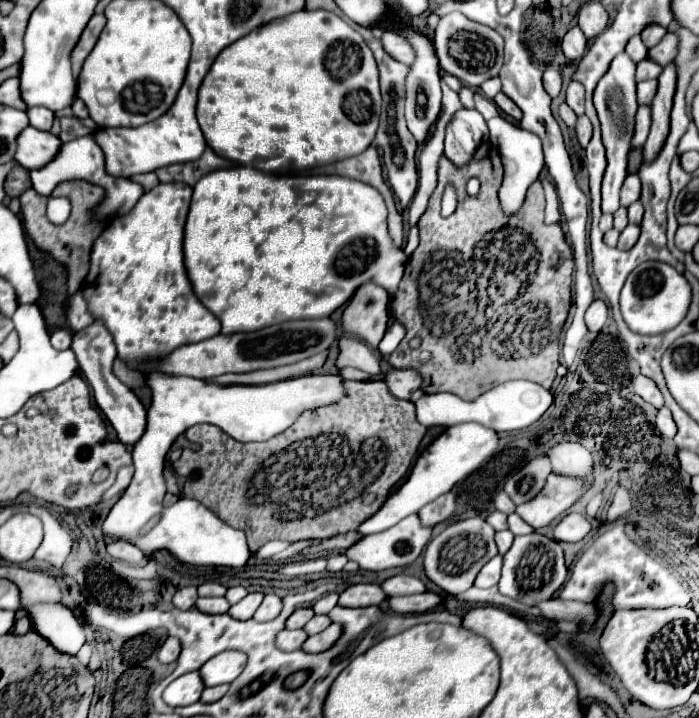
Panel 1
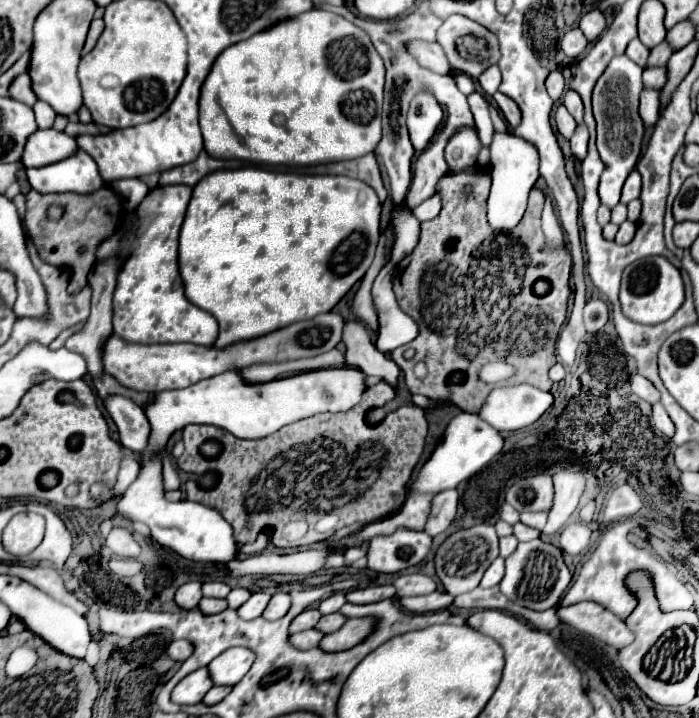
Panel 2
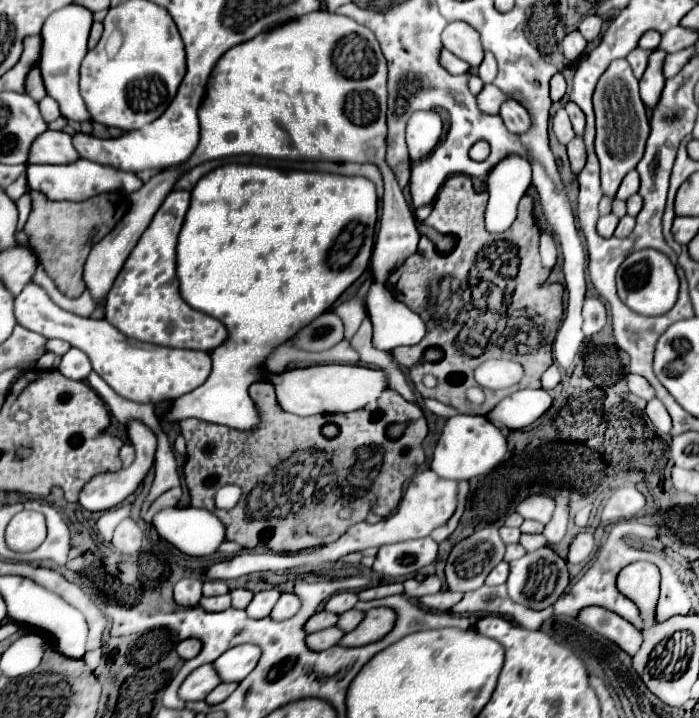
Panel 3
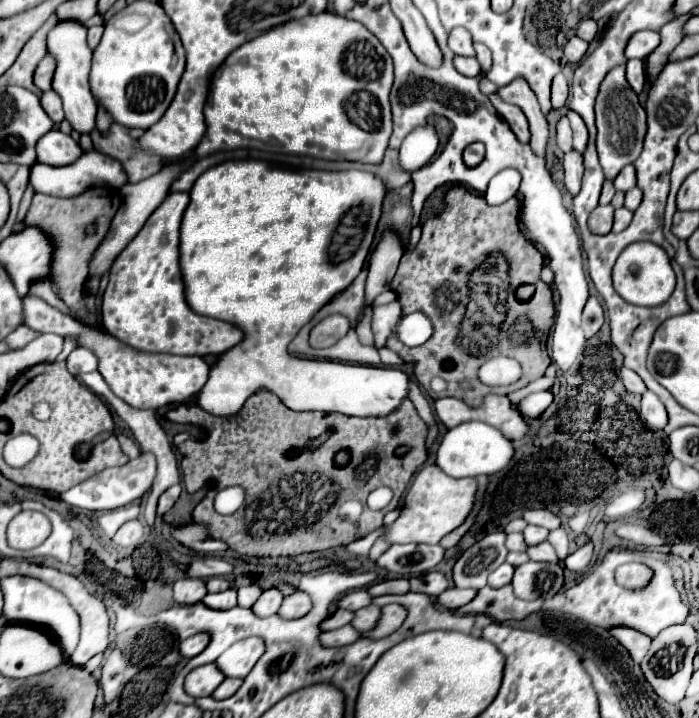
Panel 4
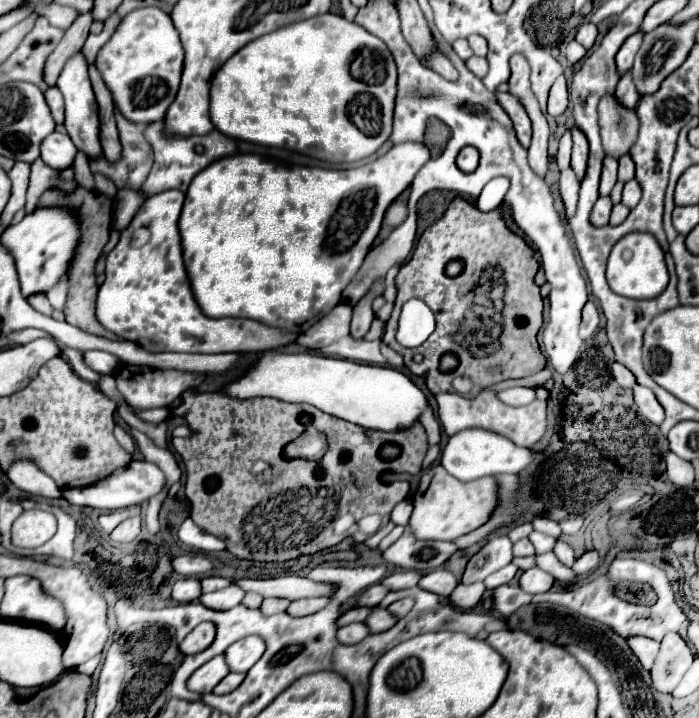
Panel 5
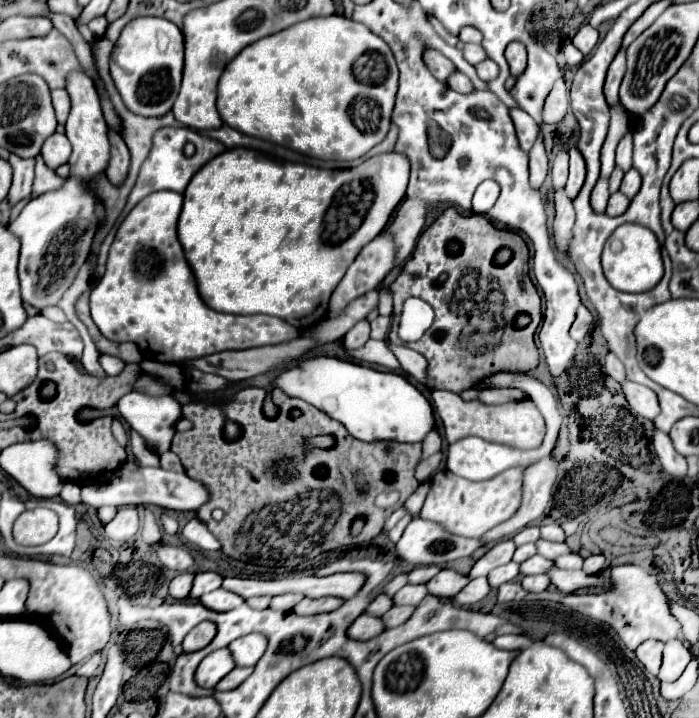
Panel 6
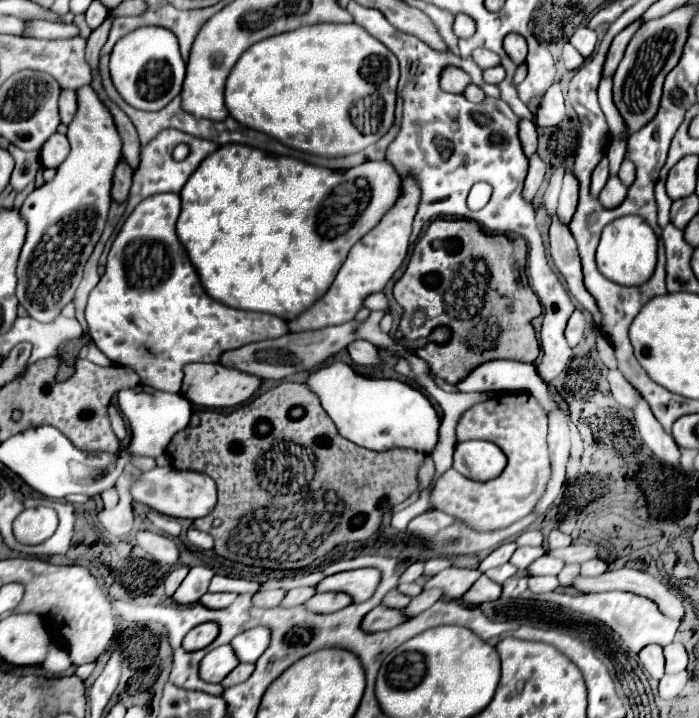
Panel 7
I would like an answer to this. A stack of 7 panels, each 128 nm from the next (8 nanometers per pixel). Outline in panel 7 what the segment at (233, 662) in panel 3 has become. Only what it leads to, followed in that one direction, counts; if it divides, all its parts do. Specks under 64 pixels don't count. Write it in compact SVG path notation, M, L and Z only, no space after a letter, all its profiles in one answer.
M264 626L252 628L252 630L242 632L240 636L236 636L230 644L232 644L232 648L234 648L240 662L254 664L264 654L264 650L268 648L270 632Z

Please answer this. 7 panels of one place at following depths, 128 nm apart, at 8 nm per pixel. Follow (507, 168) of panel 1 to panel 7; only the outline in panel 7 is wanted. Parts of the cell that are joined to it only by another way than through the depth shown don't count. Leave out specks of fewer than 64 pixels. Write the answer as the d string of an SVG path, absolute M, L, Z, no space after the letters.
M486 182L474 184L470 194L468 194L468 208L472 208L472 210L484 208L488 204L490 196L492 196L492 186L490 184L486 184Z

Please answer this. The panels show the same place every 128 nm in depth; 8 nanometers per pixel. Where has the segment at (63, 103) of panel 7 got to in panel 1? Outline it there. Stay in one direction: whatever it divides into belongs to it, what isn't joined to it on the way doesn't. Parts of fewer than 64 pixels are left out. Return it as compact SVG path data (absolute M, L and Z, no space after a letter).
M30 108L28 110L28 118L30 118L30 126L48 132L52 128L54 112L48 110L48 108Z

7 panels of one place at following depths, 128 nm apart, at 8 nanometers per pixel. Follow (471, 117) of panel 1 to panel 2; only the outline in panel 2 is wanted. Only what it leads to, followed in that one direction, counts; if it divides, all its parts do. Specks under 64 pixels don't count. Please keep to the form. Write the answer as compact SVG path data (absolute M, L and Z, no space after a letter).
M474 126L458 128L456 134L448 140L446 150L444 150L448 170L452 174L458 174L464 168L474 166L480 150L482 150L482 142L480 142L478 130Z

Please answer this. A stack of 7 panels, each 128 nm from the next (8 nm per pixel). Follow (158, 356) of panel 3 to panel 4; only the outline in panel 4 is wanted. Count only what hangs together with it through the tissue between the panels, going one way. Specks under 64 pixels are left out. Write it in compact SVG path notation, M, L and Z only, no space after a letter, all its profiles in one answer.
M26 294L22 298L24 308L24 324L34 328L40 334L58 334L62 338L72 338L78 346L92 350L98 358L98 372L110 386L110 390L122 398L124 402L132 404L134 408L162 408L166 404L182 404L190 396L202 390L208 380L208 364L200 356L174 356L174 354L154 354L142 352L110 336L106 330L96 326L84 324L82 320L74 320L70 314L60 312L58 308L50 306L42 298L34 294Z

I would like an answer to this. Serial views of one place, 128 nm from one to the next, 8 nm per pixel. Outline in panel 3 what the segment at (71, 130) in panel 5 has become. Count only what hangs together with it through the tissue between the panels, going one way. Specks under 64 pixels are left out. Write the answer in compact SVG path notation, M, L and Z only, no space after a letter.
M68 4L56 12L52 12L44 26L42 26L42 52L38 60L38 68L42 72L44 88L50 98L54 98L60 106L60 112L68 120L88 120L90 114L84 106L84 100L78 90L78 70L80 64L86 56L86 44L88 44L88 34L92 26L92 12L80 4Z

